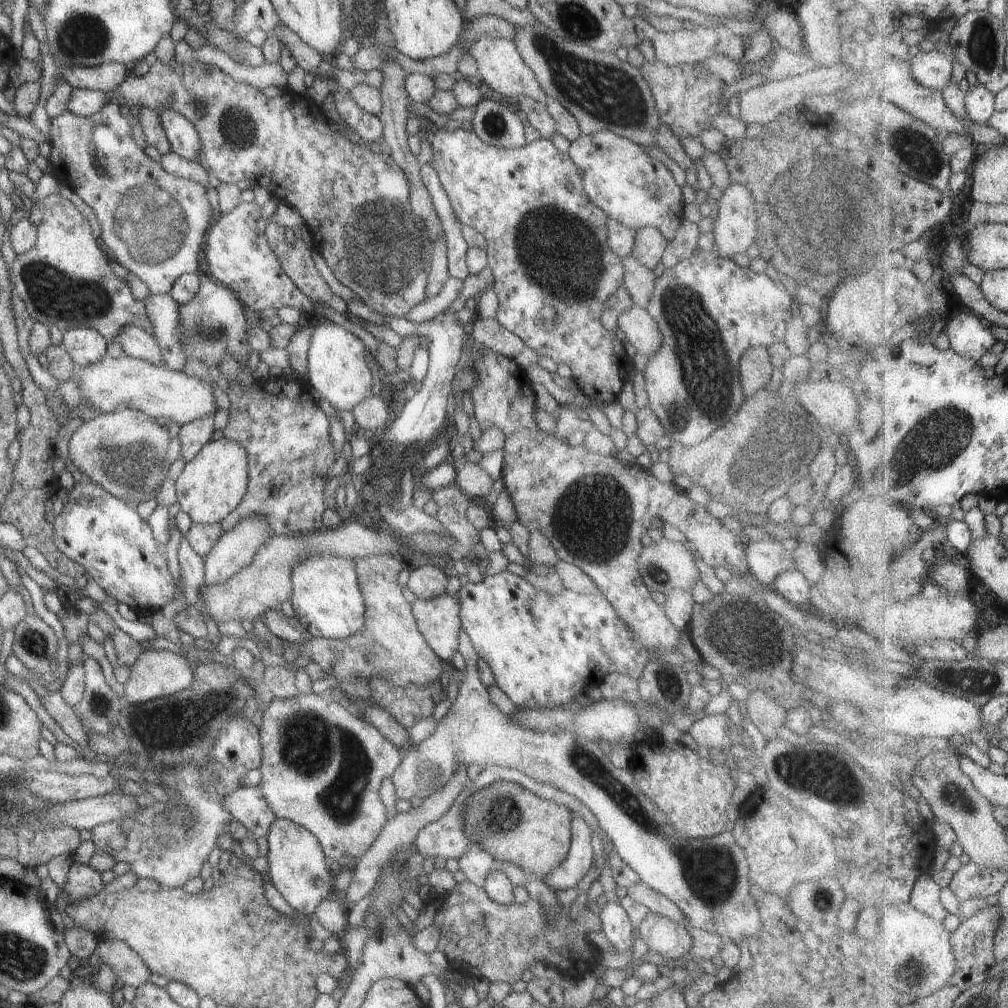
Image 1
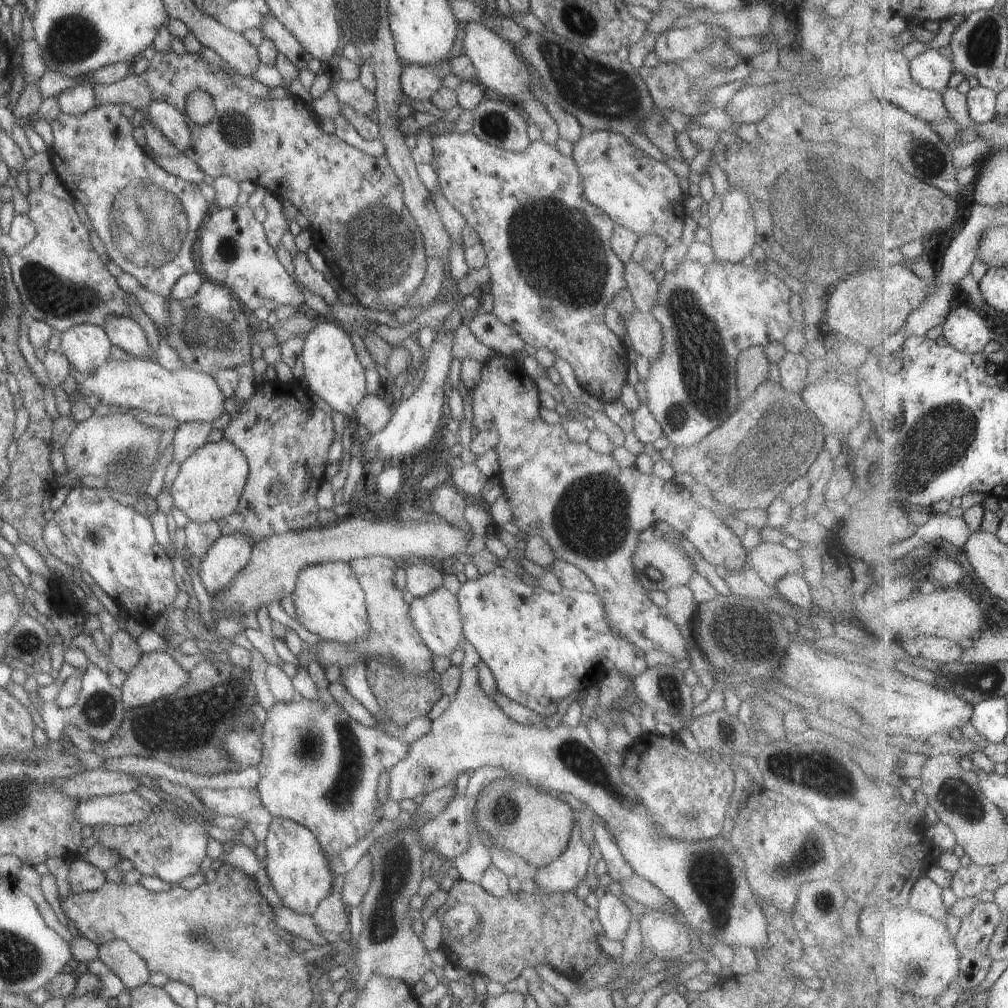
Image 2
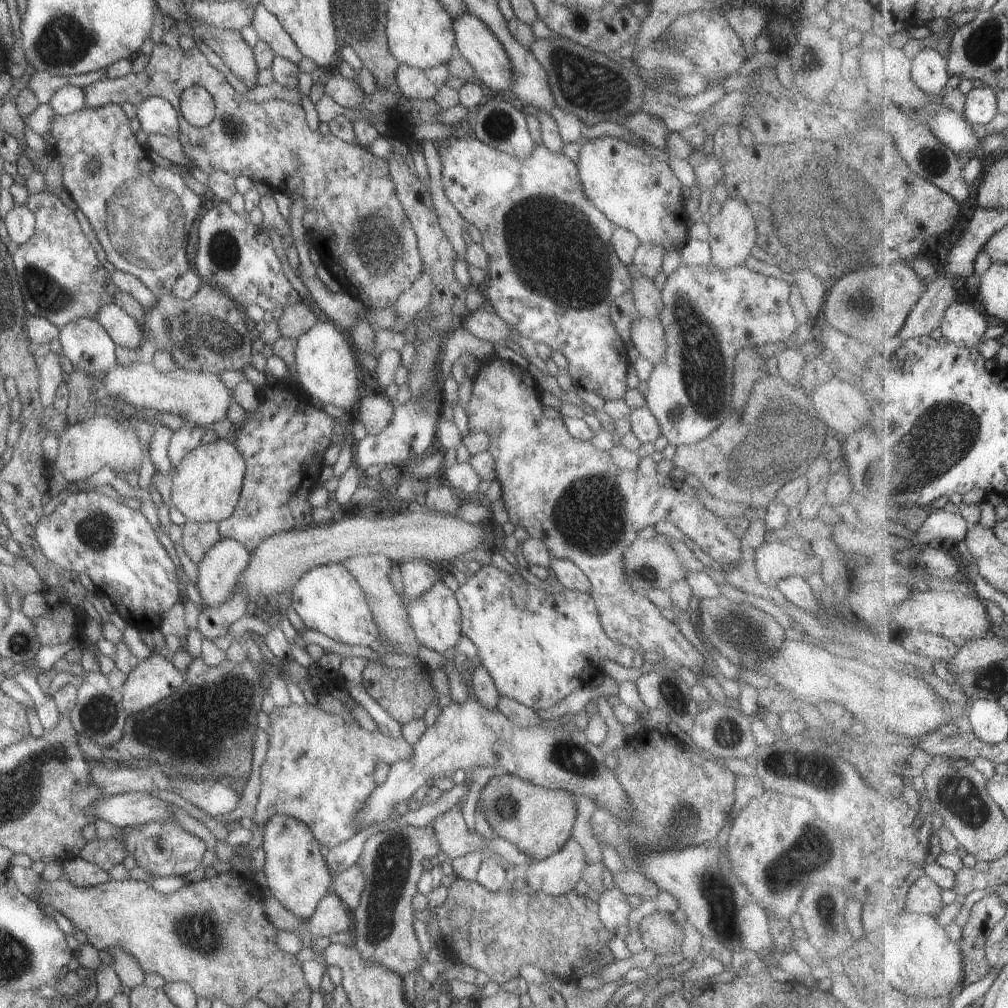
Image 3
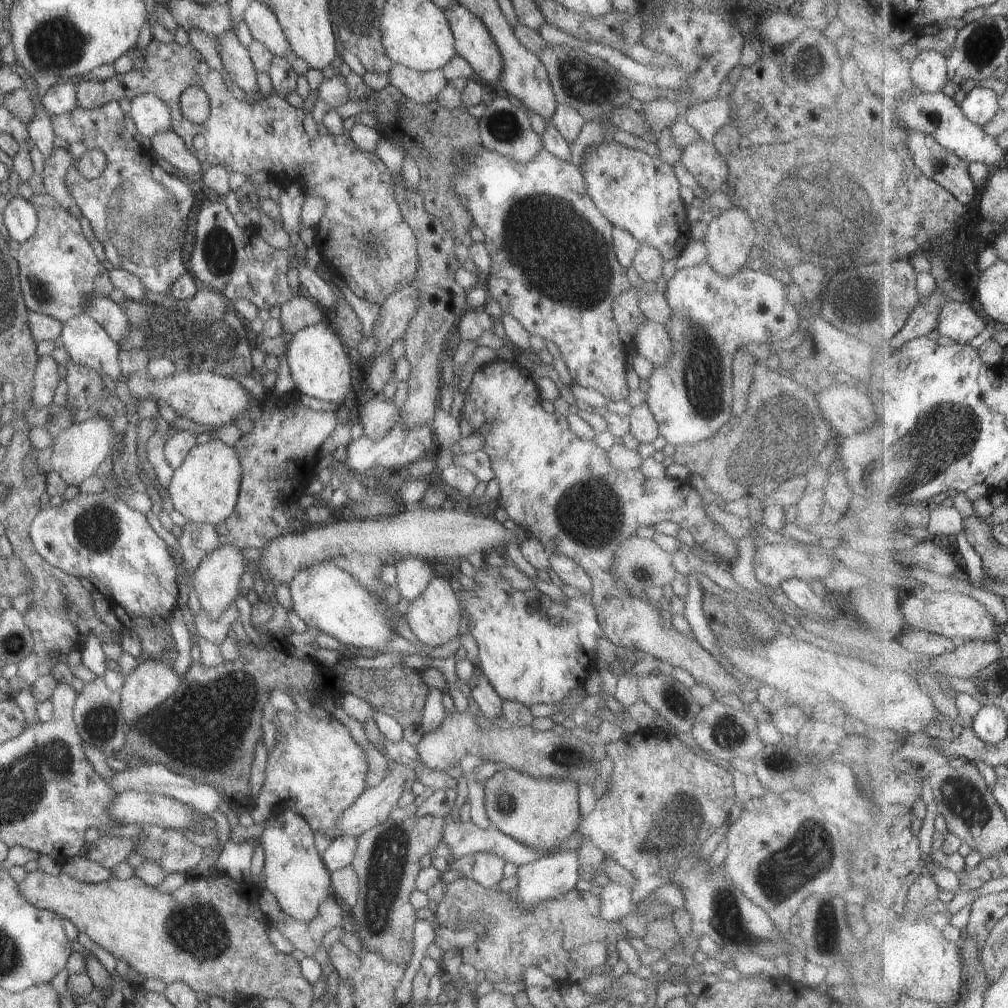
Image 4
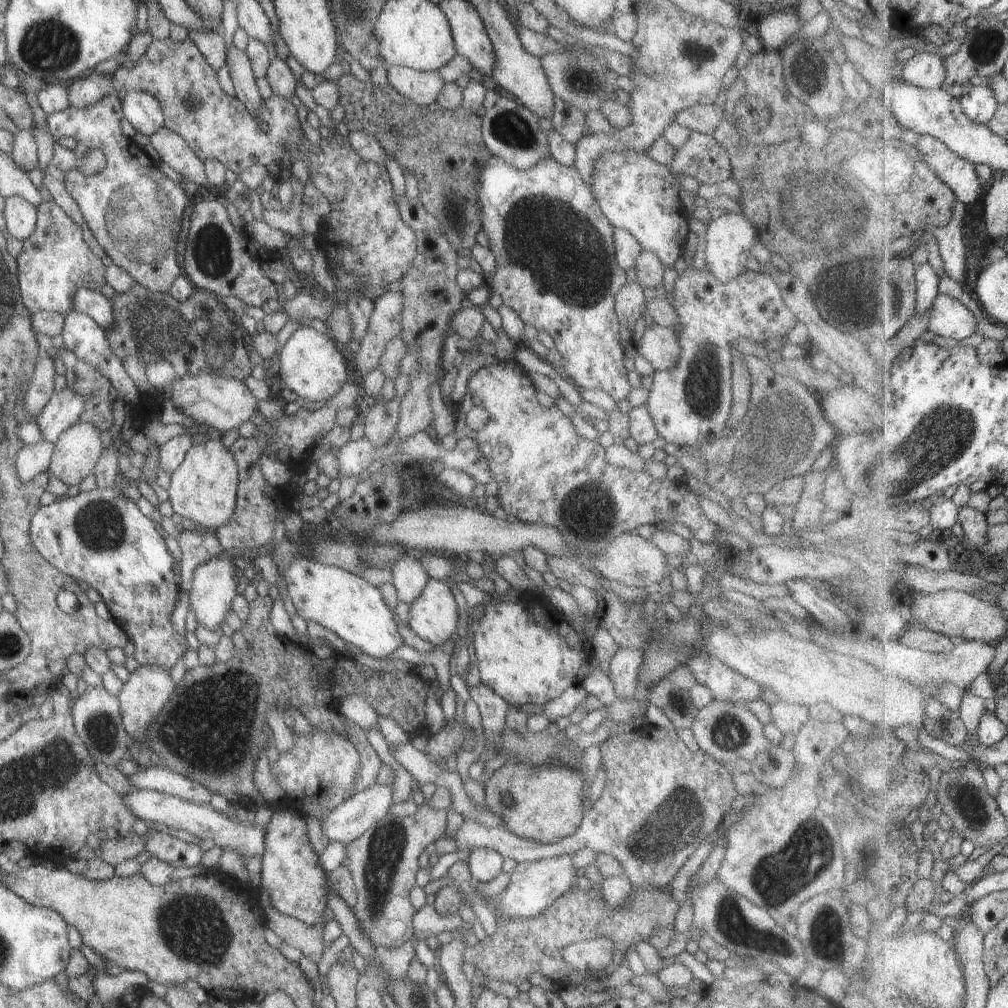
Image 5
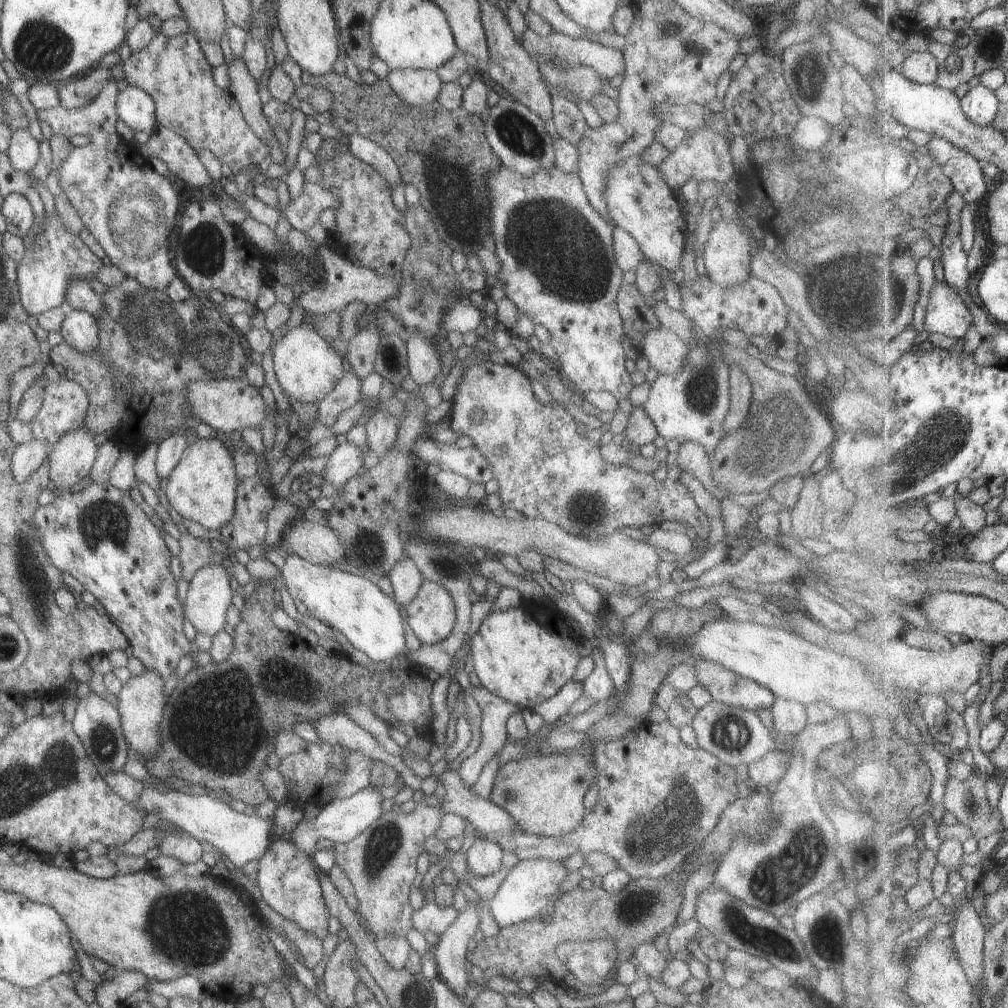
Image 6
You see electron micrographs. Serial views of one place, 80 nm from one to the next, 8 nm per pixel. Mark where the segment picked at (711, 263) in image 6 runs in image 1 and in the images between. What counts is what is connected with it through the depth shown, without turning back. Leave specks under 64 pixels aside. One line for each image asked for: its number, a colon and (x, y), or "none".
1: (733, 228)
2: (732, 230)
3: (732, 232)
4: (729, 236)
5: (728, 238)

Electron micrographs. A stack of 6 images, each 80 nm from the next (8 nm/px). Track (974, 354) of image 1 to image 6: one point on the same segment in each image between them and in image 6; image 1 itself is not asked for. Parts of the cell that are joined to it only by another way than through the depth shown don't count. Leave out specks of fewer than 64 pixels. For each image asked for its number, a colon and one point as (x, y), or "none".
2: (965, 329)
3: (963, 325)
4: (958, 321)
5: (950, 317)
6: (948, 314)

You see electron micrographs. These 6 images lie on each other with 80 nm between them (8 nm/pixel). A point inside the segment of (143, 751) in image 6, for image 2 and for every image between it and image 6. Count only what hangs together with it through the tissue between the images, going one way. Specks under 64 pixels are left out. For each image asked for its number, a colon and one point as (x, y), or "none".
2: (156, 675)
3: (153, 678)
4: (150, 682)
5: (146, 689)

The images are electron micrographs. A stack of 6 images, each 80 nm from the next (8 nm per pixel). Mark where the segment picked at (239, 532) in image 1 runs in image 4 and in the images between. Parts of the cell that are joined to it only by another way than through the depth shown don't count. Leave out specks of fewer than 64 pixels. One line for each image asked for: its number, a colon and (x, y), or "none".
2: (229, 553)
3: (217, 571)
4: (215, 579)

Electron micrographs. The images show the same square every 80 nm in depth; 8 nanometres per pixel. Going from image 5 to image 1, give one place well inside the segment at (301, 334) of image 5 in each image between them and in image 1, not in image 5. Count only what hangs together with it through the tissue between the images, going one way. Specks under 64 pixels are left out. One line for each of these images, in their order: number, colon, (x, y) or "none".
1: (336, 367)
2: (328, 367)
3: (325, 369)
4: (318, 362)

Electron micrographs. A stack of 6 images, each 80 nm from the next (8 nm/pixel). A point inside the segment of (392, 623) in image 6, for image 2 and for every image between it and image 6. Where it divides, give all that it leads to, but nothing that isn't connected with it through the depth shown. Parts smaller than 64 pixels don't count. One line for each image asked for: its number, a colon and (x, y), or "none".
2: (328, 601)
3: (327, 598)
4: (326, 598)
5: (342, 602)

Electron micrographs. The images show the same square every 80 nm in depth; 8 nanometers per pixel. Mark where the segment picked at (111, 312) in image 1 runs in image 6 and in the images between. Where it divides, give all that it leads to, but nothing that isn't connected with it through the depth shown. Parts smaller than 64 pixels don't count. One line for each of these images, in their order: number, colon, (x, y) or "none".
2: (60, 280)
3: (60, 279)
4: (58, 272)
5: (54, 260)
6: (43, 273)

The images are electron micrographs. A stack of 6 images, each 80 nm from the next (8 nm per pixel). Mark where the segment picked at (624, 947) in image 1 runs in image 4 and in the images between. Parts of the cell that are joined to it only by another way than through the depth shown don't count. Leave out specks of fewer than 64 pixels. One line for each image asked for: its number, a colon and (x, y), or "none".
2: (613, 915)
3: (613, 908)
4: (615, 902)

